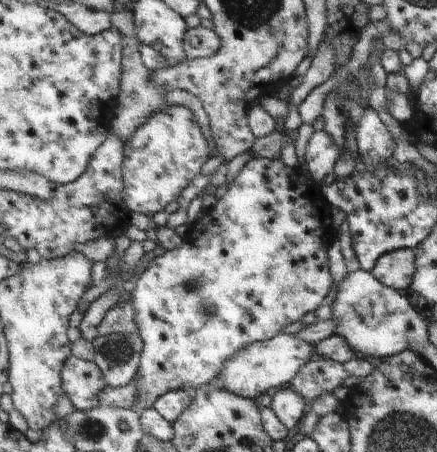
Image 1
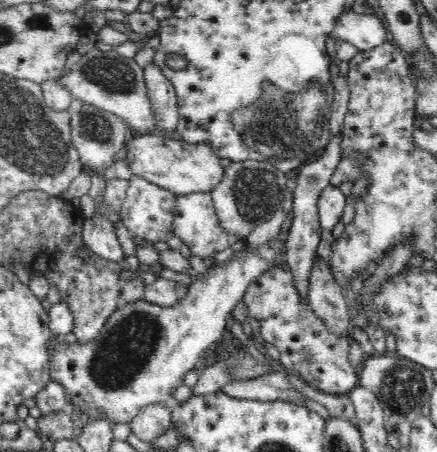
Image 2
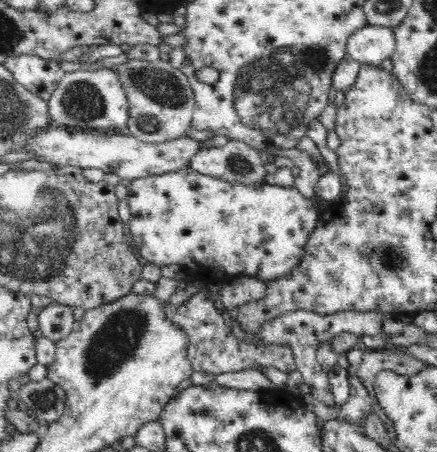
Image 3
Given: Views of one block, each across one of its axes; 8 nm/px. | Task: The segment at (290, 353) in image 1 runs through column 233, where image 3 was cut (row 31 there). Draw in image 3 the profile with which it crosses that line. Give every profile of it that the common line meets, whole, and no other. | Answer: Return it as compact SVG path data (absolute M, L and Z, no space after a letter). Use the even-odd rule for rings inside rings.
M366 26L348 40L348 56L362 66L380 66L396 52L394 28Z

